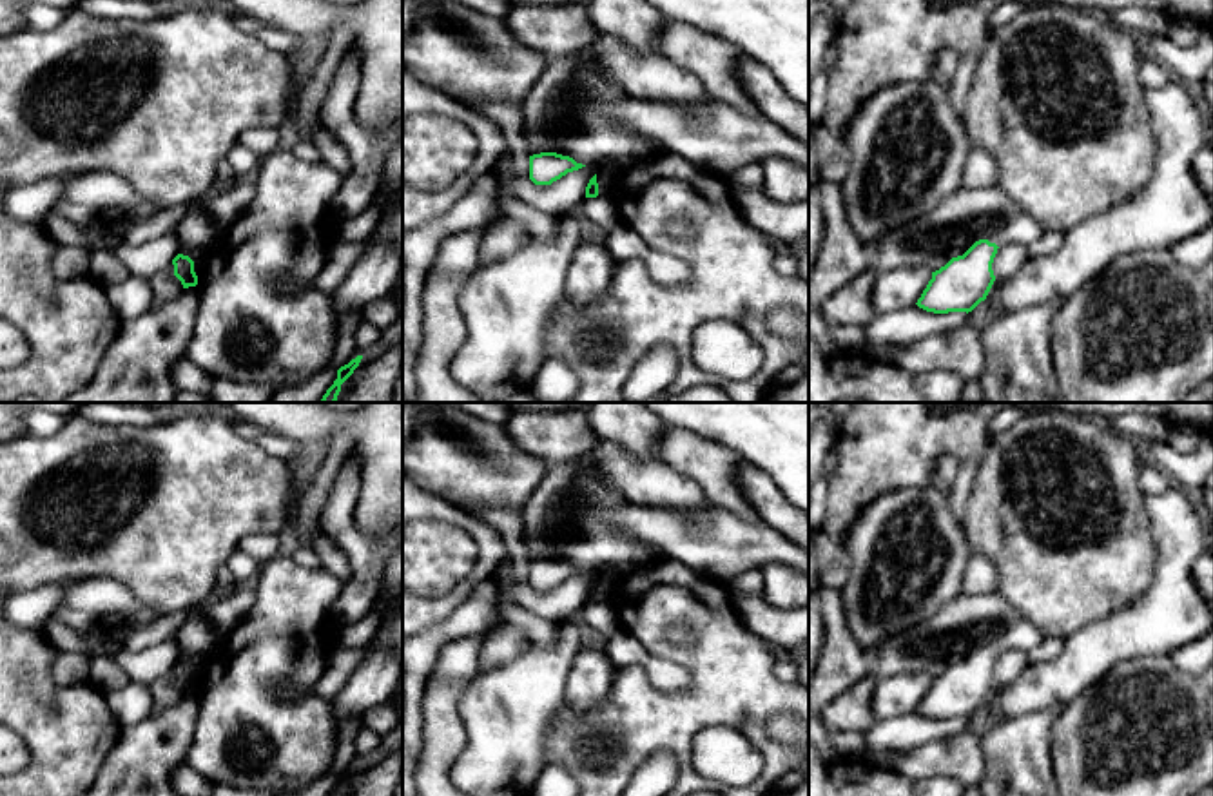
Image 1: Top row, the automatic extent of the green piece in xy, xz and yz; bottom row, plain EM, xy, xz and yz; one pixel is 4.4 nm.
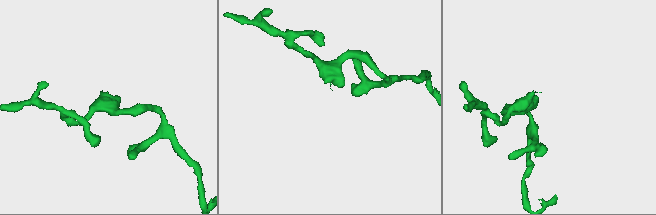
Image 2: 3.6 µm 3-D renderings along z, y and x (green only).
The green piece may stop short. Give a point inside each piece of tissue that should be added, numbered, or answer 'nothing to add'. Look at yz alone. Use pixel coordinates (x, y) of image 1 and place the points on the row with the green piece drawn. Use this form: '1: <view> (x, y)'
1: yz (1023, 229)

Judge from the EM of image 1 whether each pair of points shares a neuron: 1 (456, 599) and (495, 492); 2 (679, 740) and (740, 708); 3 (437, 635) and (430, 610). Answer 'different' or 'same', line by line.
1: different
2: same
3: different

